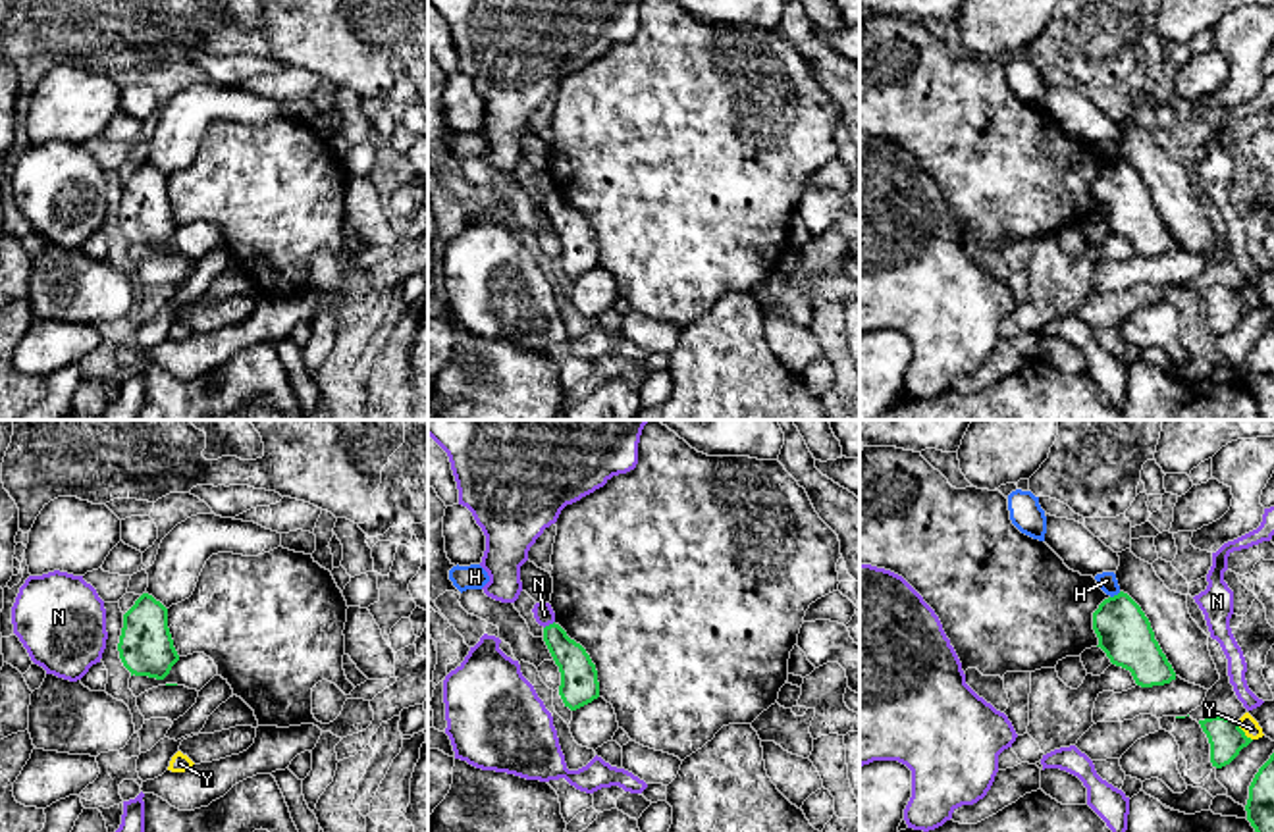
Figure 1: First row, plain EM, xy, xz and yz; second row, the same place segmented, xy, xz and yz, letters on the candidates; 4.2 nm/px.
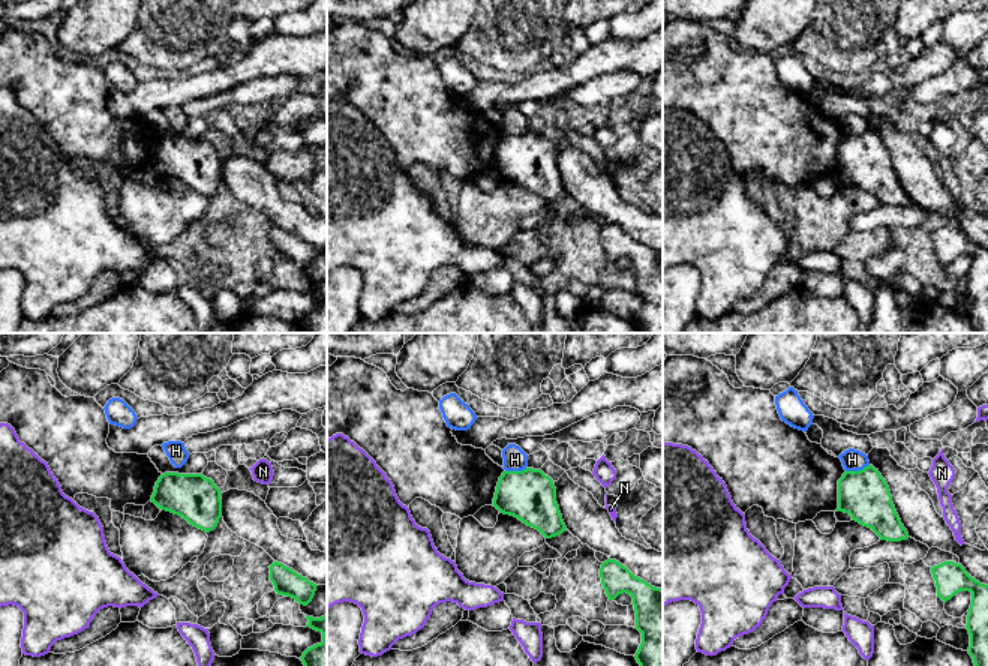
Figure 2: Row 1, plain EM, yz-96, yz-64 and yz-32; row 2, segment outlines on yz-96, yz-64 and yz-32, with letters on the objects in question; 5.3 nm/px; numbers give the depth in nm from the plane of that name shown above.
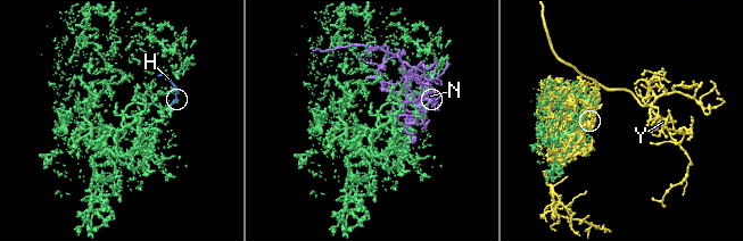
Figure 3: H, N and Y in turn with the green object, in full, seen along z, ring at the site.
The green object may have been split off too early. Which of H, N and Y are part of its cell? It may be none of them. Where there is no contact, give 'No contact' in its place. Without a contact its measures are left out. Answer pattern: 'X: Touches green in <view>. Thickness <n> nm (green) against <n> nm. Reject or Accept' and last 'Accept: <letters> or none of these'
H: Touches green in yz. Thickness 220 nm (green) against 80 nm. Reject
N: Touches green in xz. Thickness 160 nm (green) against 90 nm. Reject
Y: Touches green in yz. Thickness 150 nm (green) against 70 nm. Reject
Accept: none of these

